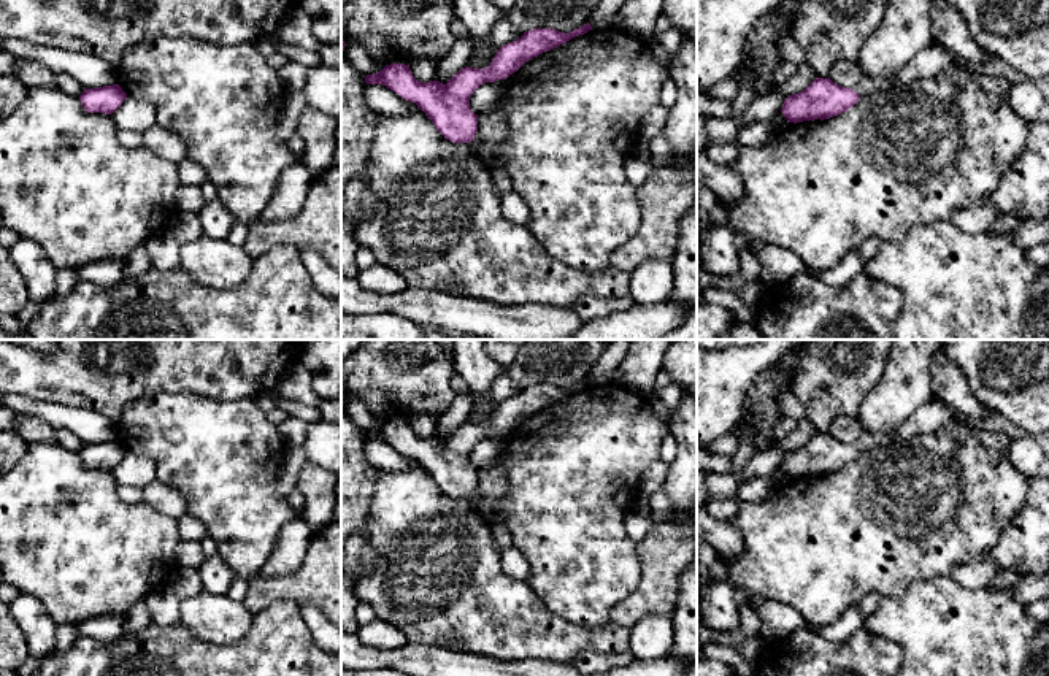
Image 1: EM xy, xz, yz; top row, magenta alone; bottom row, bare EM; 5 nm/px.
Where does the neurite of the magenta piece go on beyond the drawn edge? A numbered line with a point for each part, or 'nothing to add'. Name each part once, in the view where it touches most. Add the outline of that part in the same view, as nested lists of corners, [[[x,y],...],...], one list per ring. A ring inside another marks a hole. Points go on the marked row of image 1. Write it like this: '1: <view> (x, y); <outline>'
1: yz (930, 62); [[[933,44],[928,49],[917,54],[901,71],[893,76],[863,76],[863,79],[854,87],[859,97],[870,95],[874,90],[882,89],[901,89],[914,81],[936,76],[949,65],[957,63],[951,54],[939,44]]]

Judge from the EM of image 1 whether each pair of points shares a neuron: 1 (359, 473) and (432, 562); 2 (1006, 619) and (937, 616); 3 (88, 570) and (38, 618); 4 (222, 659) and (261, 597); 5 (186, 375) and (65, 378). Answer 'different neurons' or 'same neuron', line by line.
1: different neurons
2: same neuron
3: different neurons
4: different neurons
5: same neuron

